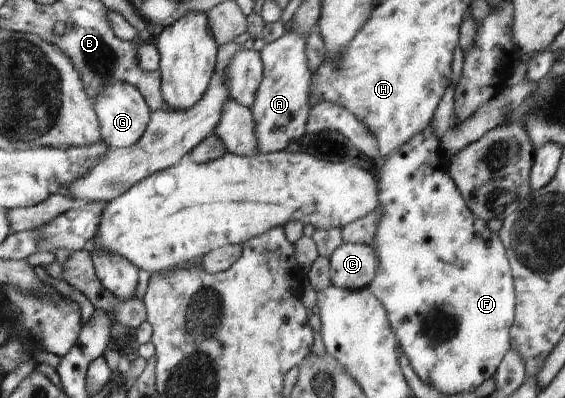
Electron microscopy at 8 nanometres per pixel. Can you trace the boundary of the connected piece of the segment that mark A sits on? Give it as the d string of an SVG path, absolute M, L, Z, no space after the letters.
M290 29L275 41L266 43L259 52L263 64L263 76L254 104L250 108L254 118L254 134L258 153L286 152L305 133L312 104L309 100L313 72L306 60L306 37Z

